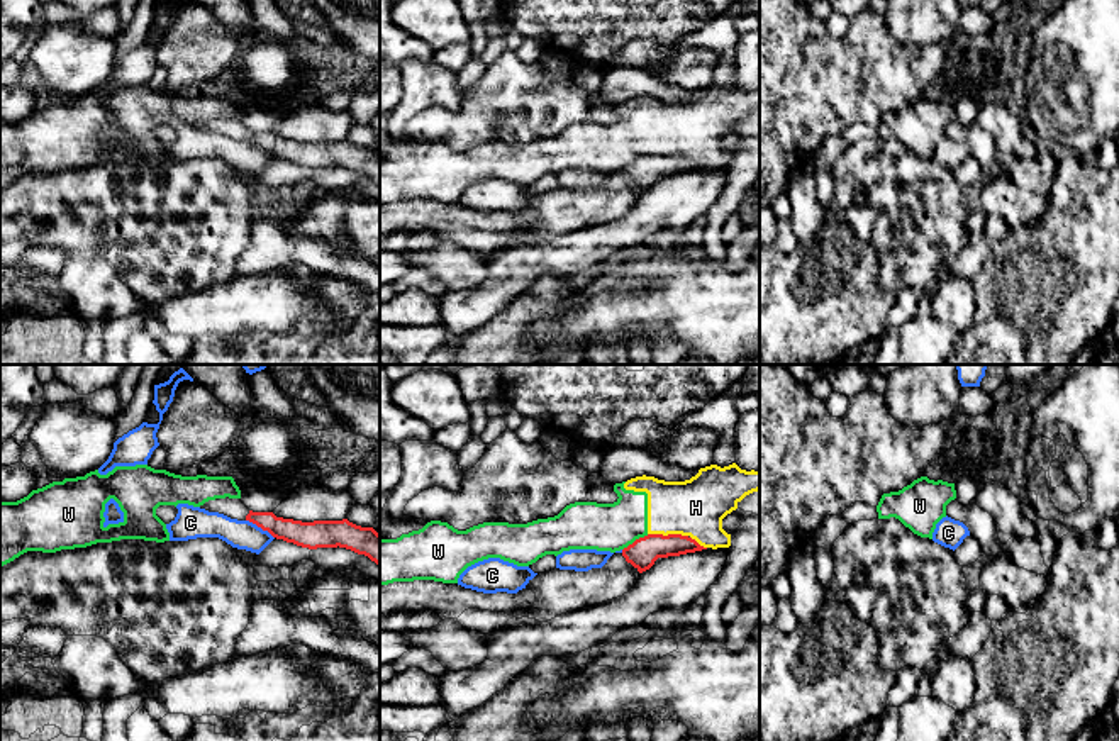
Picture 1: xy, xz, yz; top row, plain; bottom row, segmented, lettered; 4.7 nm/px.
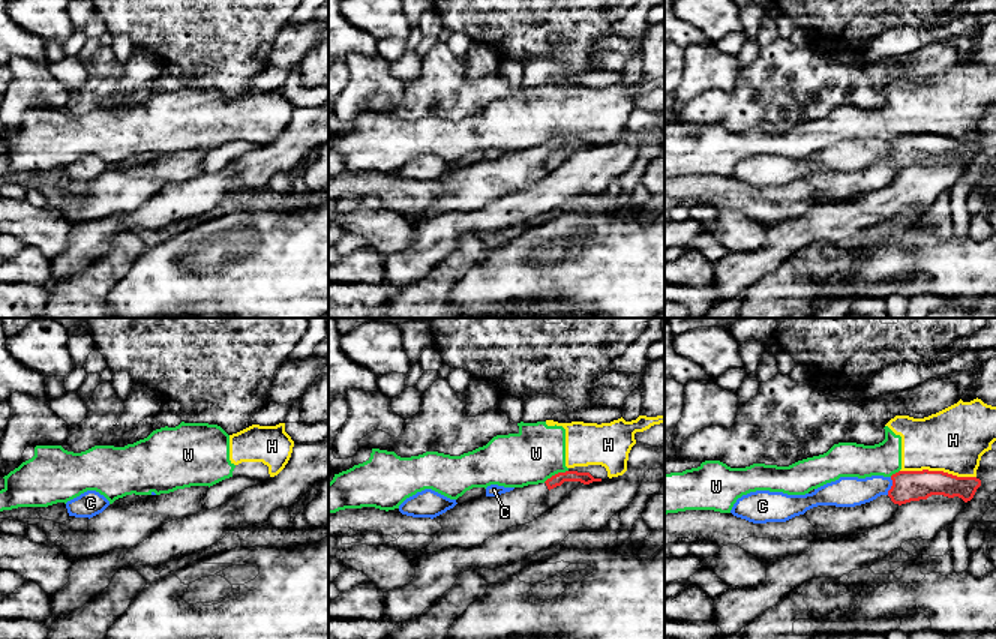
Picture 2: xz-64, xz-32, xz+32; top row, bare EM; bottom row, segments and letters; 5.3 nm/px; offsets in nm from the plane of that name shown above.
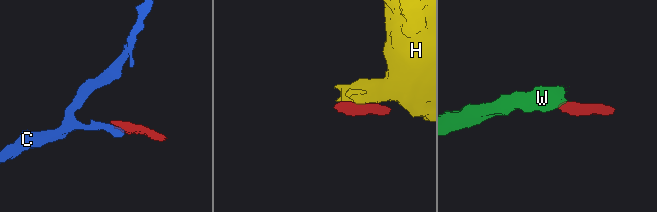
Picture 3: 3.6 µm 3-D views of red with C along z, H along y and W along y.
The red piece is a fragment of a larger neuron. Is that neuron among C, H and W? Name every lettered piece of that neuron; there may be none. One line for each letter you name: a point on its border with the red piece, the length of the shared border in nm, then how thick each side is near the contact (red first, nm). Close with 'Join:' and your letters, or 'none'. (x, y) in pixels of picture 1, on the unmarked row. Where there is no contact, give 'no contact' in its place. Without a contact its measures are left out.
Join: none

